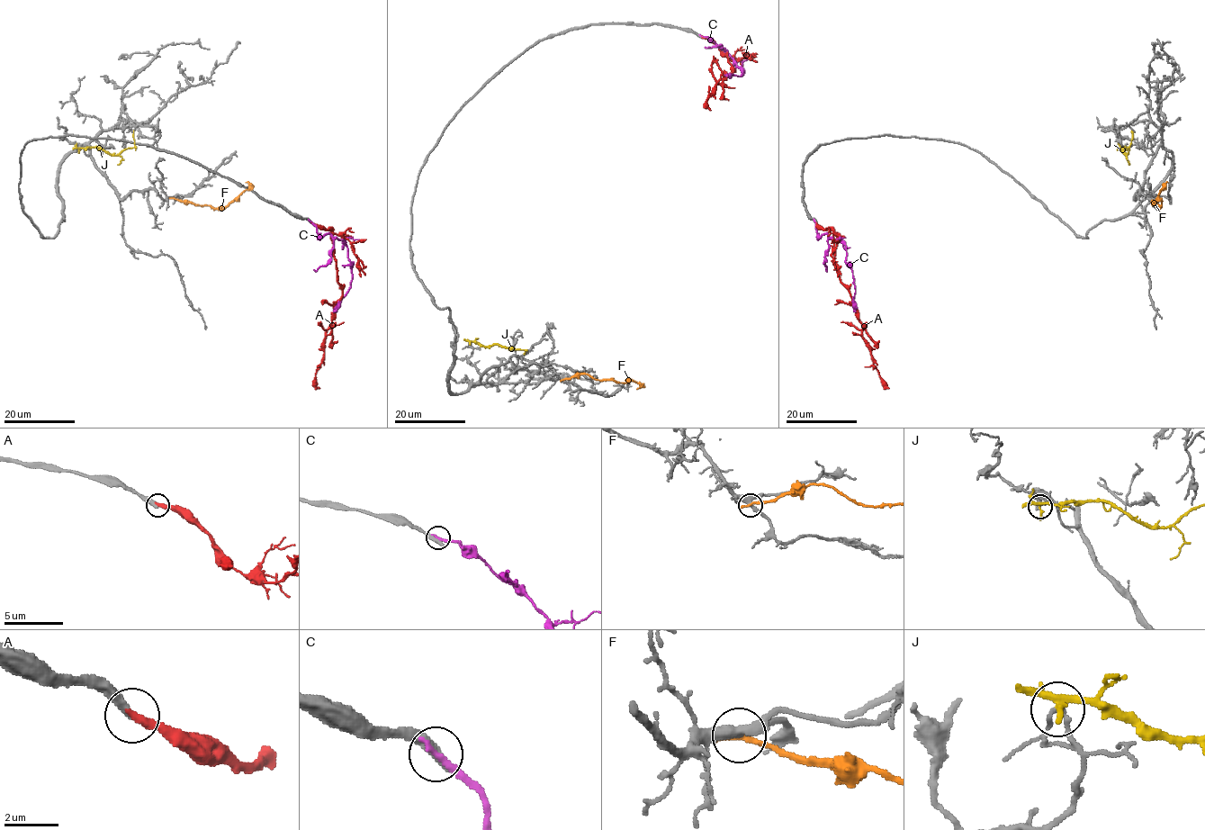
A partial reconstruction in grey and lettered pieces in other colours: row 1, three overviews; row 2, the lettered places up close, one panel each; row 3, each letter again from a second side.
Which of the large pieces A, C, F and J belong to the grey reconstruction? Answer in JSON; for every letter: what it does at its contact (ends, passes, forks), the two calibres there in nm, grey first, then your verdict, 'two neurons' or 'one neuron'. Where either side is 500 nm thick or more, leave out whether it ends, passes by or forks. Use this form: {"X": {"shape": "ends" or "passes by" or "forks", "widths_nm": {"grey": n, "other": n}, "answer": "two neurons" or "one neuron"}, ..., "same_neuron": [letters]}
{"A": {"shape": "ends", "widths_nm": {"grey": 340, "other": 320}, "answer": "one neuron"}, "C": {"shape": "ends", "widths_nm": {"grey": 480, "other": 240}, "answer": "two neurons"}, "F": {"shape": "ends", "widths_nm": {"grey": 320, "other": 260}, "answer": "two neurons"}, "J": {"shape": "passes by", "widths_nm": {"grey": 190, "other": 240}, "answer": "two neurons"}, "same_neuron": ["A"]}

